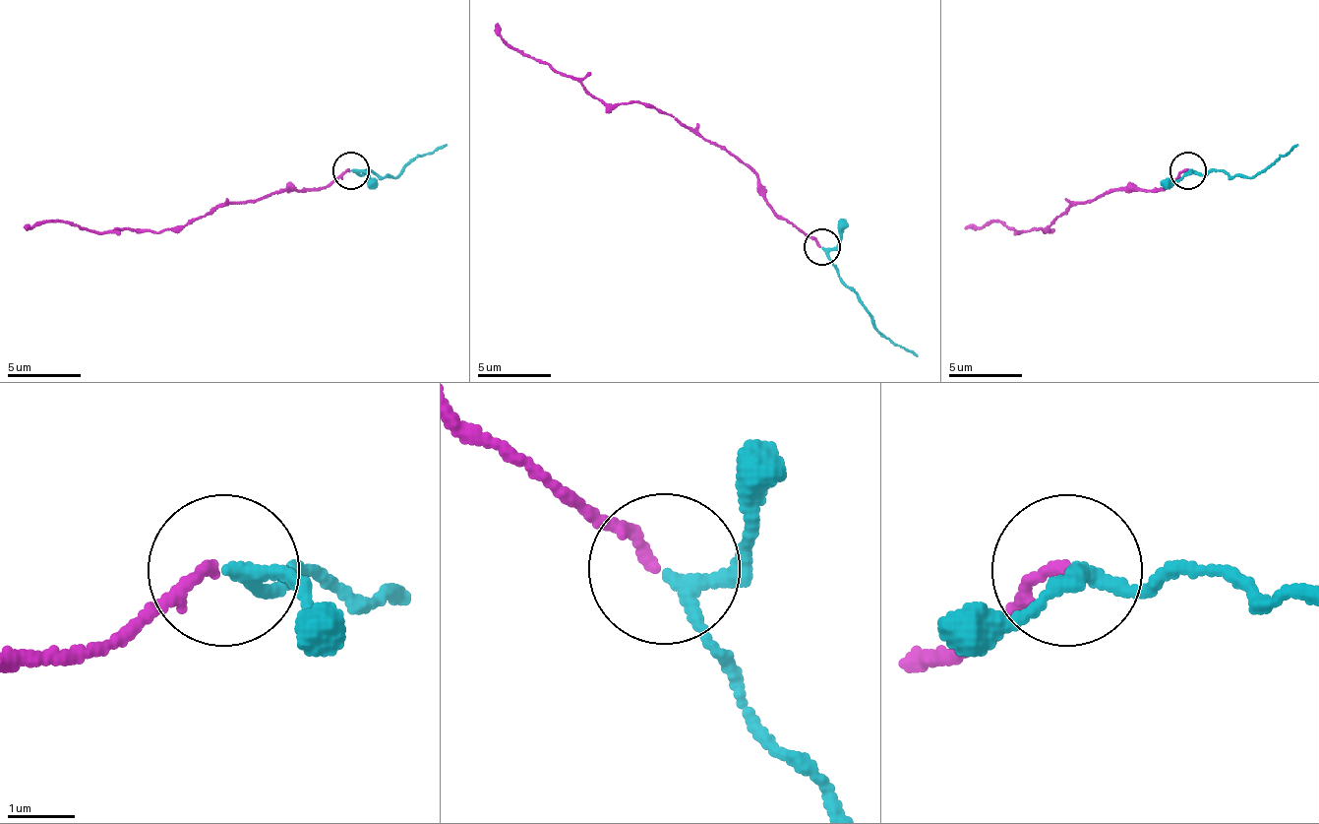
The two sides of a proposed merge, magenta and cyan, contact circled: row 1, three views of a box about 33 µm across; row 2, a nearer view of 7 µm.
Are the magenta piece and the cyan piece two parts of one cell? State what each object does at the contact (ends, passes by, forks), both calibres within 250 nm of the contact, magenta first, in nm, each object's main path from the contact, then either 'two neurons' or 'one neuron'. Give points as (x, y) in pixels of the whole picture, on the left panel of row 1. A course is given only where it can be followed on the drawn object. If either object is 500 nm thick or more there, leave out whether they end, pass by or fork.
magenta ends | cyan passes by | 160/180 nm | magenta via (348, 171), (315, 190), (278, 190), (253, 201), (223, 201), (183, 226), (157, 233), (44, 222), (26, 229) | cyan via (352, 171), (392, 178), (410, 160), (448, 146) | one neuron

